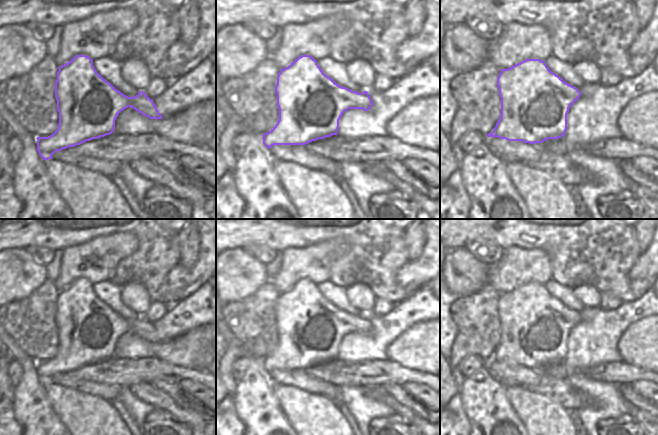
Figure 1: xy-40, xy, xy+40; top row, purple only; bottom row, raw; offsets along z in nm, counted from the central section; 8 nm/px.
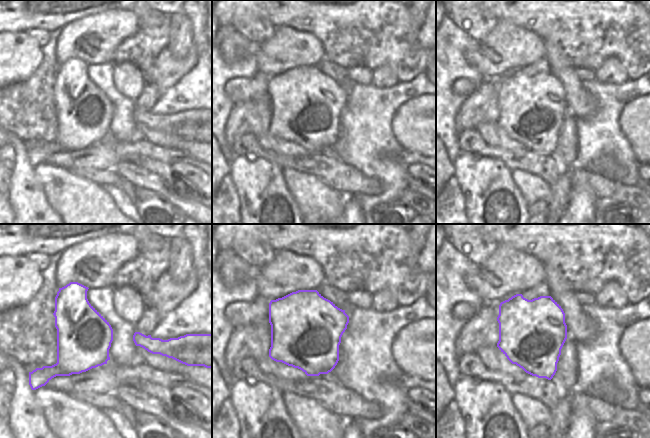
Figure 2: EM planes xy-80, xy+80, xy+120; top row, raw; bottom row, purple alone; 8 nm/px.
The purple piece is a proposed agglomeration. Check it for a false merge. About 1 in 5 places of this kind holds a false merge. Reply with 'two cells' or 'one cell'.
one cell

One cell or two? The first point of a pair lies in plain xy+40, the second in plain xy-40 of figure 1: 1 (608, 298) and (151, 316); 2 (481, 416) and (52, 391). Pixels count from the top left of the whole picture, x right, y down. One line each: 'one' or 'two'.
1: one
2: two

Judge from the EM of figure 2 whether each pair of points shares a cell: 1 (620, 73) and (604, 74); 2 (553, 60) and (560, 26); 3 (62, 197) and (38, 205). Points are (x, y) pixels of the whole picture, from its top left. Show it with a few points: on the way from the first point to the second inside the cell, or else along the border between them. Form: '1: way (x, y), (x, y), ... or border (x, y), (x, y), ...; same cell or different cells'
1: way (616, 73), (608, 73); same cell
2: border (543, 39), (553, 42), (564, 53), (570, 63); different cells
3: border (37, 180), (42, 187), (46, 200), (57, 213); different cells

